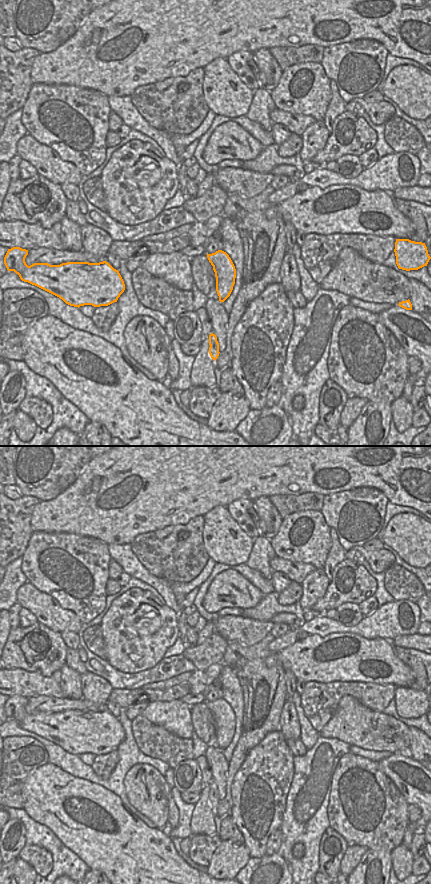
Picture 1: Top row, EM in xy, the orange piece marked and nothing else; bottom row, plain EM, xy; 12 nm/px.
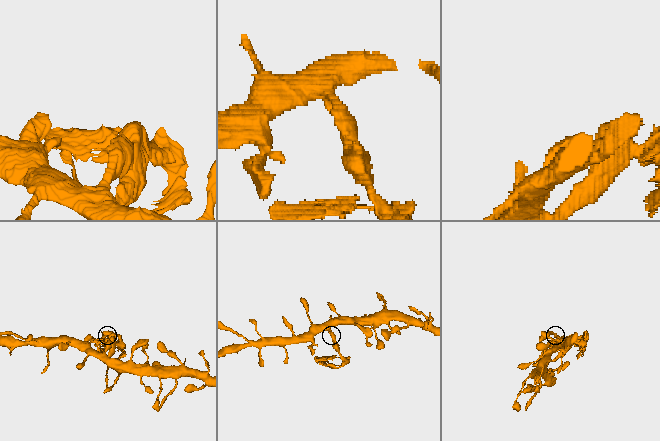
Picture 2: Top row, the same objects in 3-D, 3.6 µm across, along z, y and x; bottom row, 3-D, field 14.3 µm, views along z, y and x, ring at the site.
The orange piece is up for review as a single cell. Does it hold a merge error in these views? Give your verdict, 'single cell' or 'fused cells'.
fused cells

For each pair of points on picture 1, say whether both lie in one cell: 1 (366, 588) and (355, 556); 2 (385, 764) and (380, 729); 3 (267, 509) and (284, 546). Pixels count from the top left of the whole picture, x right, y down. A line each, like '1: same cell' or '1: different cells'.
1: different cells
2: different cells
3: different cells

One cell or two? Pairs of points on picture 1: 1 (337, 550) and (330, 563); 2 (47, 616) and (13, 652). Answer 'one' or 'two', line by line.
1: one
2: two

